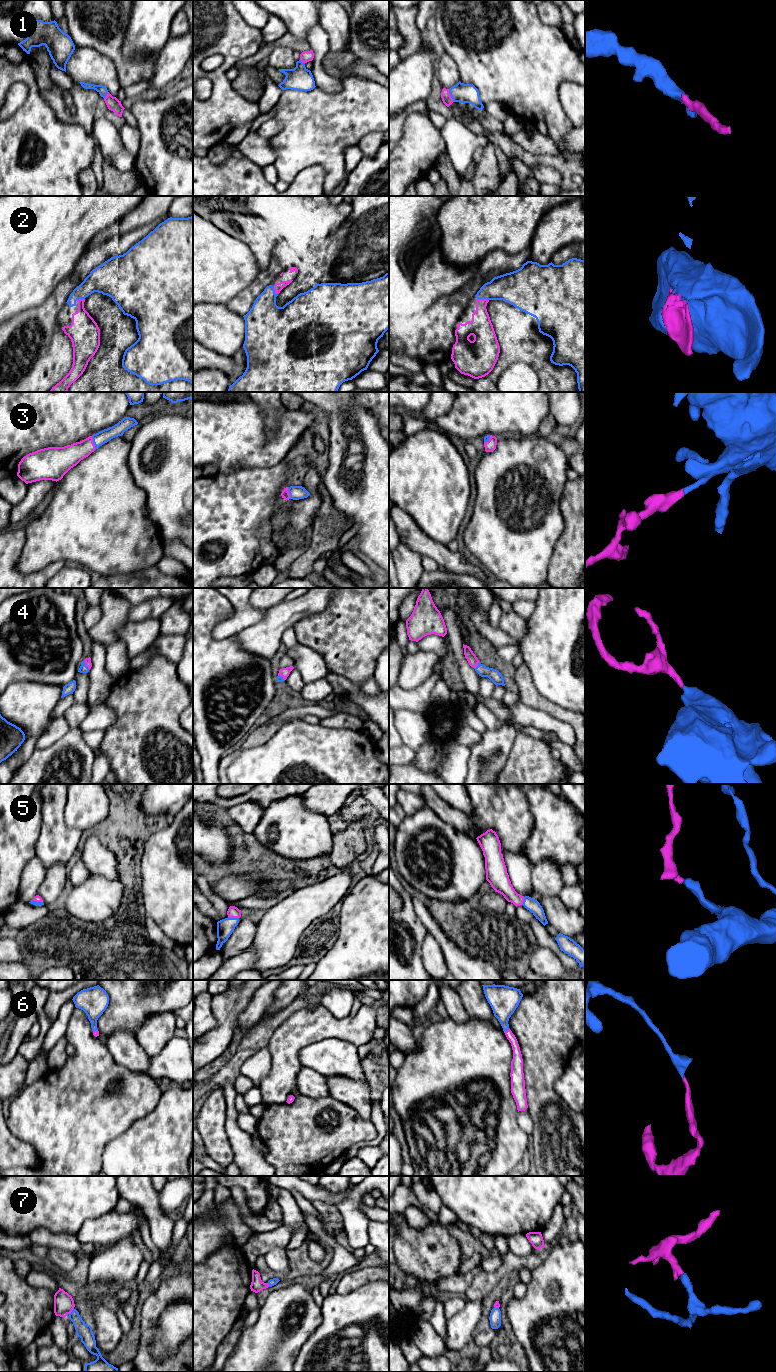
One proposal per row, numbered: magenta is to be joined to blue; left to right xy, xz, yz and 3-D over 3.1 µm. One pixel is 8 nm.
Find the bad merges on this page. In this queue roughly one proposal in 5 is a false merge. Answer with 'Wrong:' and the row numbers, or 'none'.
Wrong: none

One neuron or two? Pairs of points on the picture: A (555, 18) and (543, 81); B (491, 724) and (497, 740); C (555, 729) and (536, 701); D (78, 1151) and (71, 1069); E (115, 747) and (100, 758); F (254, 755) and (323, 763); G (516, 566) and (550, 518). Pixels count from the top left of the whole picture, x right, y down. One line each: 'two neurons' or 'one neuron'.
A: two neurons
B: two neurons
C: two neurons
D: one neuron
E: two neurons
F: one neuron
G: one neuron

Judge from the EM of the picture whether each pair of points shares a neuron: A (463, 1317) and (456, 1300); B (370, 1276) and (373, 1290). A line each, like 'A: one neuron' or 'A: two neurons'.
A: two neurons
B: two neurons

